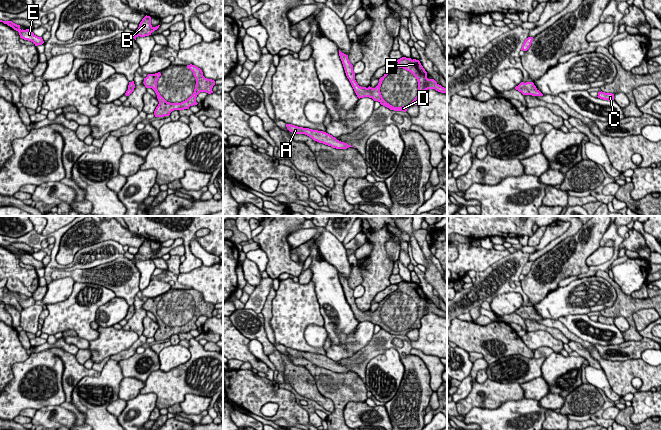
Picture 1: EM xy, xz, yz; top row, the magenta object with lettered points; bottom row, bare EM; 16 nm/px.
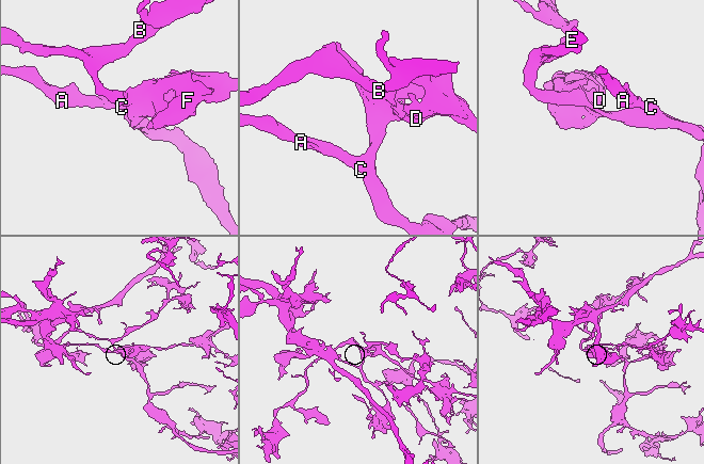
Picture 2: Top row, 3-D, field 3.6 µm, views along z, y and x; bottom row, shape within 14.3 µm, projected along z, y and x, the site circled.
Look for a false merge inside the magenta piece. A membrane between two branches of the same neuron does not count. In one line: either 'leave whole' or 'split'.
split

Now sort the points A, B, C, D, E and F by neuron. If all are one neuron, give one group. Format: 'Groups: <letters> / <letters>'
Groups: A C D F / B E

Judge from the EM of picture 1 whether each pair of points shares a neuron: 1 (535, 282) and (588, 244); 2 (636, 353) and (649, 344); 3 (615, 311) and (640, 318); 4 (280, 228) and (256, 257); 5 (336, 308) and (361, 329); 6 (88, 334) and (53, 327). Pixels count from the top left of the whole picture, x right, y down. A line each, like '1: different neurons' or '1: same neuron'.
1: same neuron
2: same neuron
3: different neurons
4: different neurons
5: different neurons
6: same neuron

